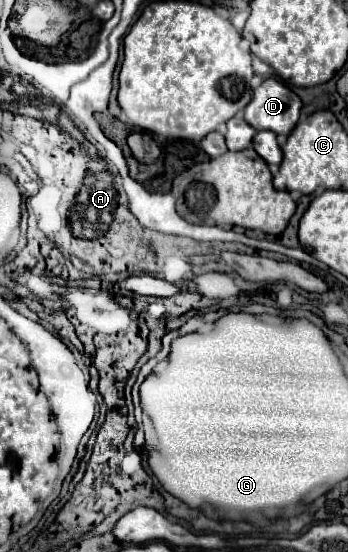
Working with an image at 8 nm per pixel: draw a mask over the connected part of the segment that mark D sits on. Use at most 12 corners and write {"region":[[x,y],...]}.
{"region":[[277,77],[245,107],[255,129],[289,135],[301,99]]}

